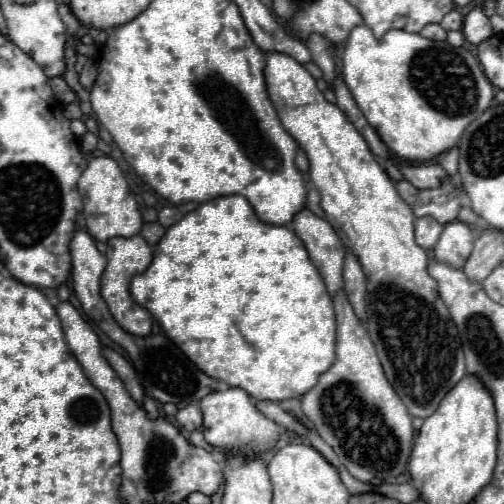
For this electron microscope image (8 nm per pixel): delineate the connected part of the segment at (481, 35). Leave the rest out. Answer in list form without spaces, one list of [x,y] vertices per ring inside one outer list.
[[[474,8],[468,12],[468,16],[464,18],[462,32],[464,32],[466,40],[472,44],[478,44],[478,42],[482,42],[494,34],[490,18],[484,14],[482,8]]]

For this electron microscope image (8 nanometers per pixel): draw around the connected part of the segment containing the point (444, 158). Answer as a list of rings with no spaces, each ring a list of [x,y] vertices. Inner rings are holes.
[[[452,148],[452,150],[444,152],[444,154],[440,154],[440,156],[438,156],[438,164],[440,164],[450,176],[454,176],[454,174],[458,172],[458,148]]]

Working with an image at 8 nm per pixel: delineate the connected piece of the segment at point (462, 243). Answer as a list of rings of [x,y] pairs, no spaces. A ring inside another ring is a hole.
[[[454,220],[444,224],[440,240],[434,246],[432,254],[434,258],[438,258],[438,262],[450,262],[450,266],[462,268],[466,258],[470,256],[472,244],[474,244],[474,234],[470,226],[460,220]]]

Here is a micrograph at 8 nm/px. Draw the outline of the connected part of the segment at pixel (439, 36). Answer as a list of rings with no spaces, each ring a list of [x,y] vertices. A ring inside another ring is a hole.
[[[428,24],[420,30],[420,34],[430,40],[446,40],[446,30],[440,24]]]

